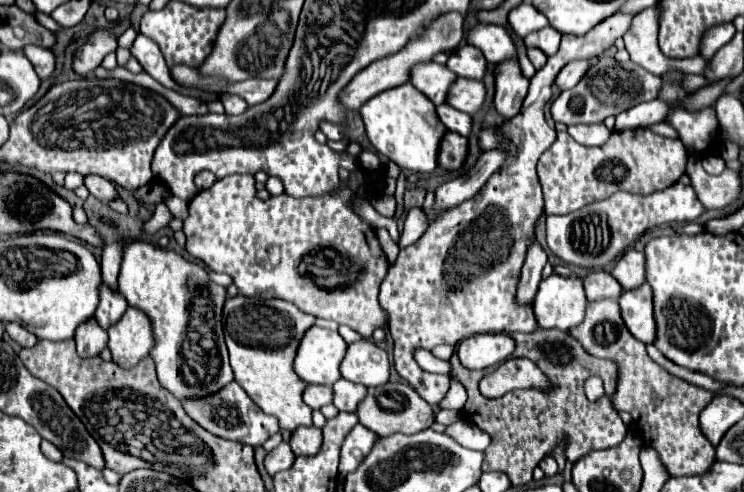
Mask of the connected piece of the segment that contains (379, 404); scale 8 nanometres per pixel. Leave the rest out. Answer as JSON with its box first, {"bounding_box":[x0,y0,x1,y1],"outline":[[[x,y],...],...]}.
{"bounding_box":[358,382,436,436],"outline":[[[388,382],[382,388],[370,388],[368,390],[366,400],[362,400],[362,404],[358,404],[358,420],[366,428],[376,432],[378,436],[390,436],[396,432],[404,432],[404,434],[422,432],[436,422],[436,414],[434,414],[434,408],[426,400],[422,400],[410,384]]]}

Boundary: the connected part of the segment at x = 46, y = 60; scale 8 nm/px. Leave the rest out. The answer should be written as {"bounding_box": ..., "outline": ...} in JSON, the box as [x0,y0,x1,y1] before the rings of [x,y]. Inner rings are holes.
{"bounding_box":[24,46,56,80],"outline":[[[26,46],[24,52],[26,52],[28,60],[34,64],[40,80],[46,80],[46,78],[52,76],[52,72],[56,68],[56,58],[54,58],[52,50],[46,50],[46,48],[40,48],[40,46]]]}

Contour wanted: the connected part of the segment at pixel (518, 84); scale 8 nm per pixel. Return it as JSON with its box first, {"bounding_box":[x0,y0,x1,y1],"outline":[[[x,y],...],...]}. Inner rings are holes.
{"bounding_box":[494,64,528,122],"outline":[[[500,64],[496,68],[496,96],[494,106],[504,122],[512,120],[528,92],[528,78],[522,76],[518,64]]]}

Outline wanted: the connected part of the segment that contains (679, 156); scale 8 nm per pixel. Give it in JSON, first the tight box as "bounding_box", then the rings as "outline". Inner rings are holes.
{"bounding_box":[538,128,688,214],"outline":[[[648,128],[614,132],[610,140],[596,148],[578,146],[568,132],[558,132],[554,144],[538,160],[538,178],[544,192],[546,214],[570,214],[592,202],[606,200],[616,192],[652,194],[664,190],[686,174],[688,156],[678,140],[652,134]]]}

